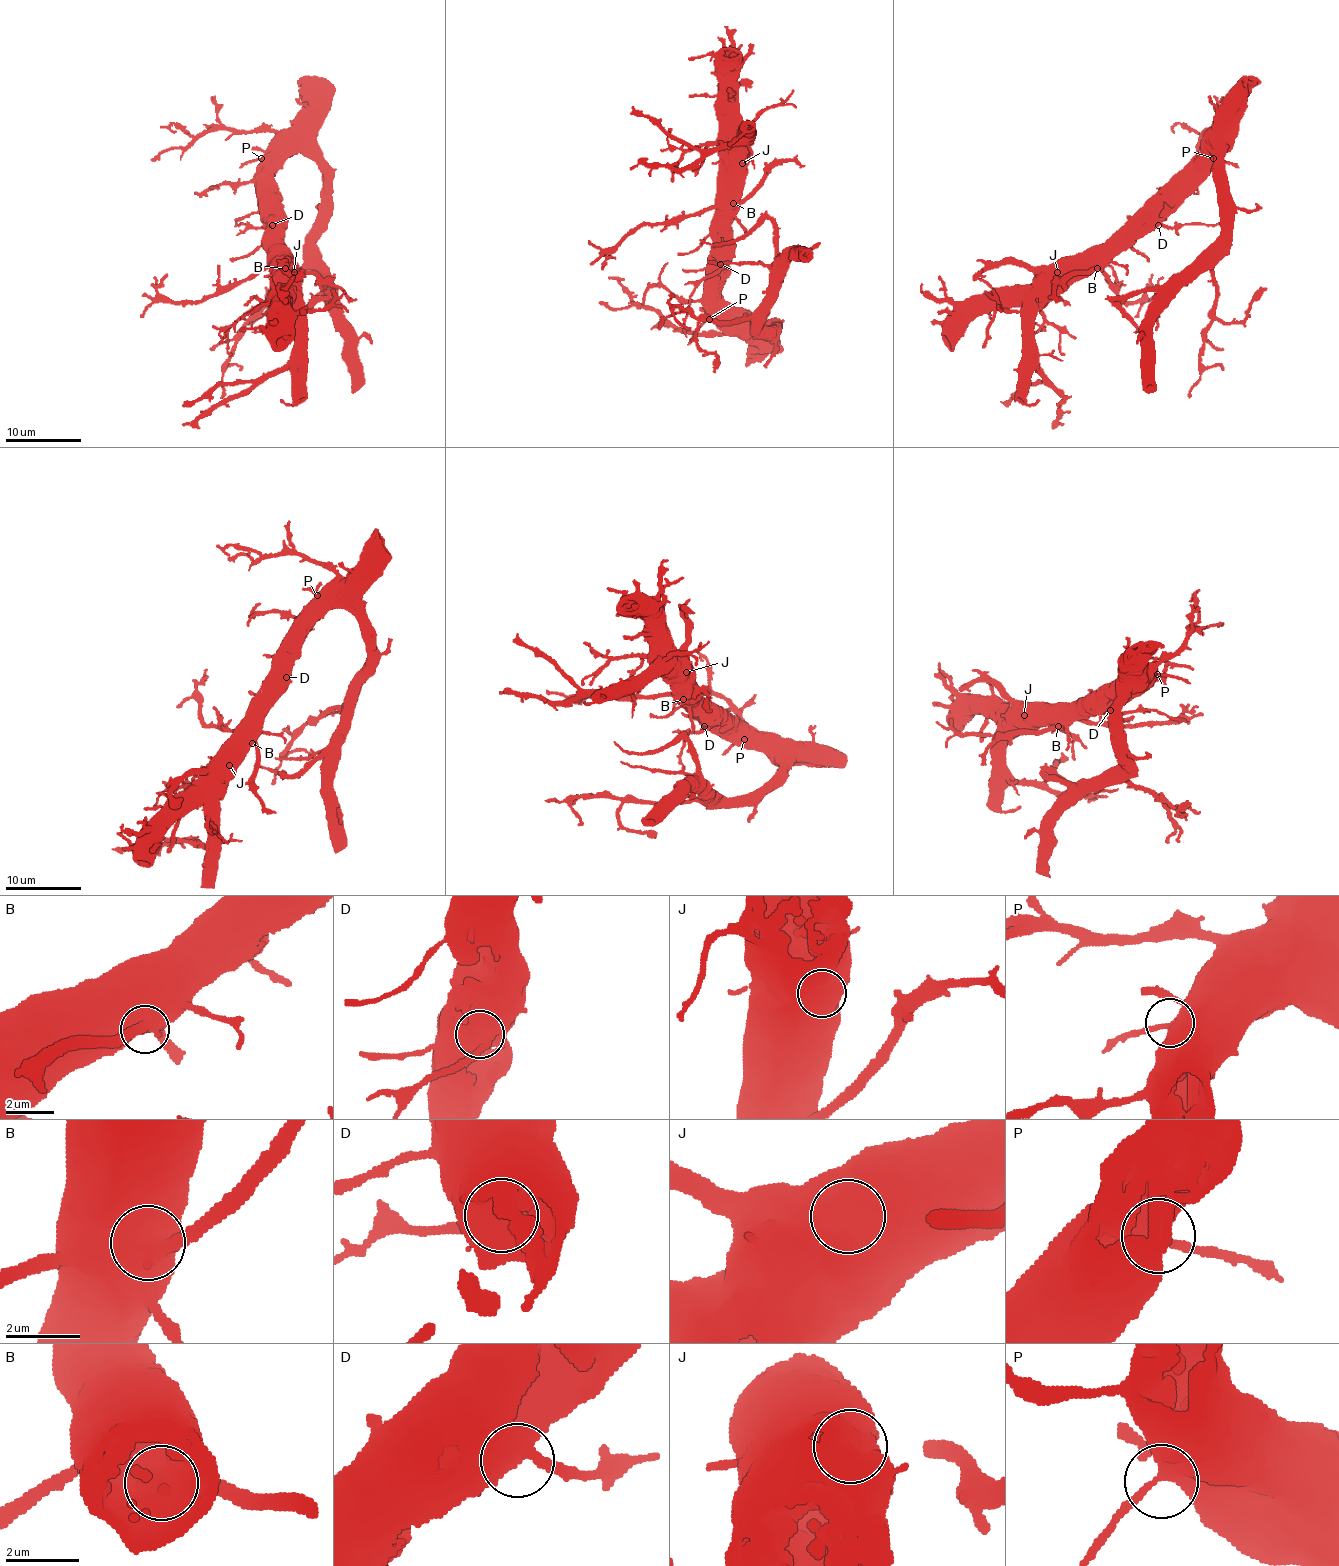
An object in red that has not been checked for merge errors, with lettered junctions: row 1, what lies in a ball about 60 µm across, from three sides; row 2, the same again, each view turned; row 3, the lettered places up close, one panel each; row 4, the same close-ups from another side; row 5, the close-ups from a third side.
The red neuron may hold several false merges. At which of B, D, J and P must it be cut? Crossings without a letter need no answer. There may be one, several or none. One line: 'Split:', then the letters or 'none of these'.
Split: none of these

